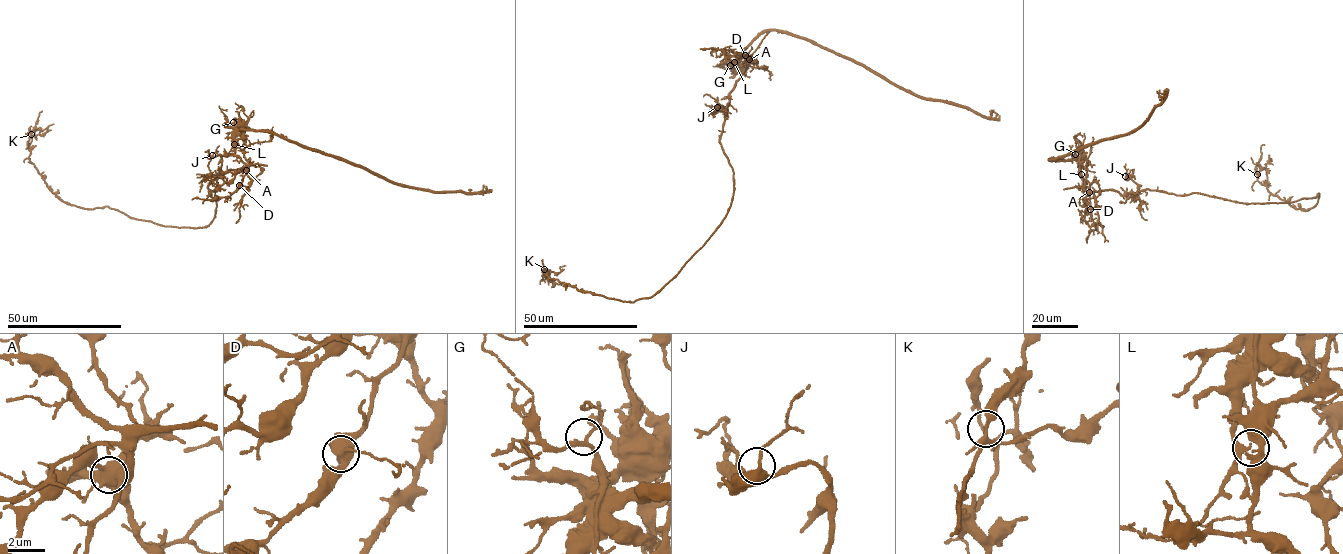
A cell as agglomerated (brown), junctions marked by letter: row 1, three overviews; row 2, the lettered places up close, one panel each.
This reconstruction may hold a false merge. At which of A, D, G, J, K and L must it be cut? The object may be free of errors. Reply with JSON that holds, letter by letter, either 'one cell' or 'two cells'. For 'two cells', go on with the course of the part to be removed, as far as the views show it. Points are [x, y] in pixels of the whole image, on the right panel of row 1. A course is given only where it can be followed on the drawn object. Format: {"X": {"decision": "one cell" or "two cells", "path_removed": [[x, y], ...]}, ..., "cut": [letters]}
{"A": {"decision": "one cell"}, "D": {"decision": "one cell"}, "G": {"decision": "one cell"}, "J": {"decision": "one cell"}, "K": {"decision": "one cell"}, "L": {"decision": "two cells", "path_removed": [[1081, 174], [1076, 160], [1051, 159], [1137, 128], [1165, 96], [1156, 91]]}, "cut": ["L"]}

